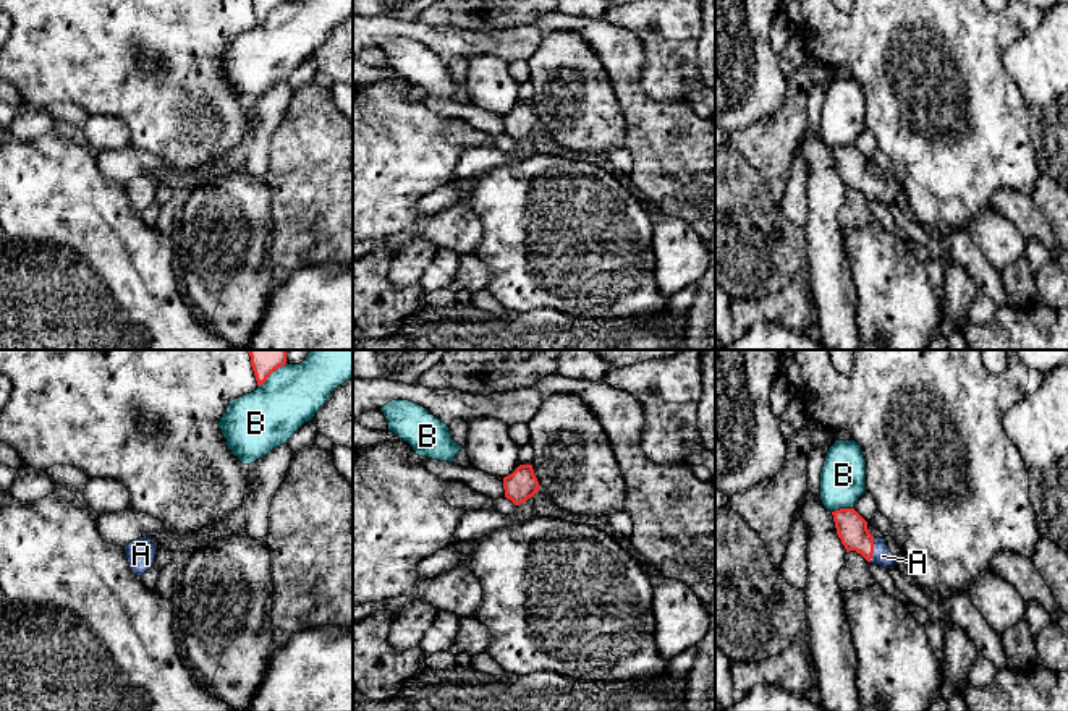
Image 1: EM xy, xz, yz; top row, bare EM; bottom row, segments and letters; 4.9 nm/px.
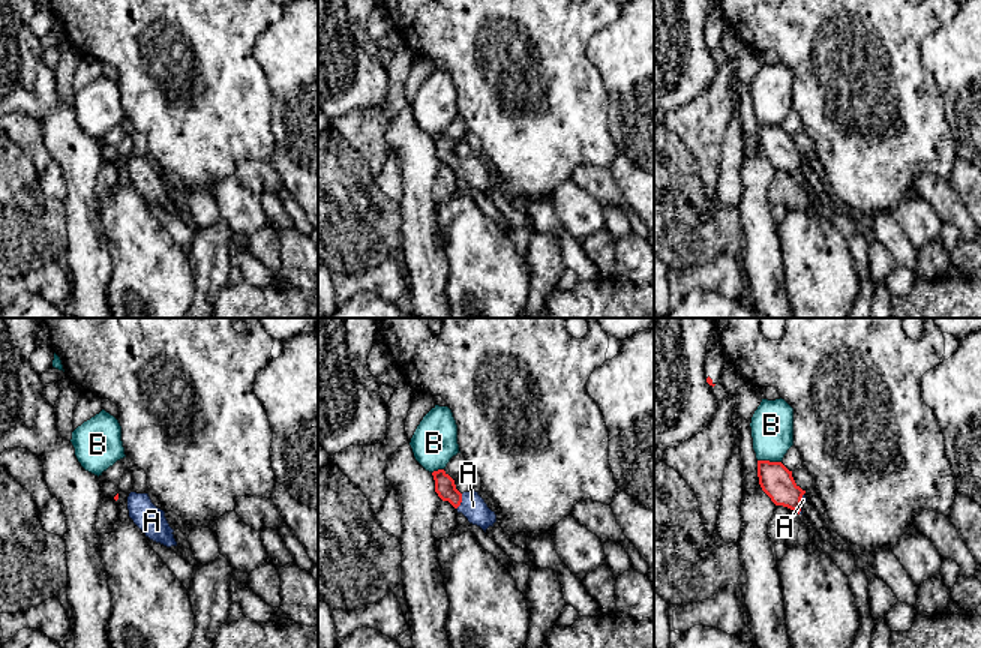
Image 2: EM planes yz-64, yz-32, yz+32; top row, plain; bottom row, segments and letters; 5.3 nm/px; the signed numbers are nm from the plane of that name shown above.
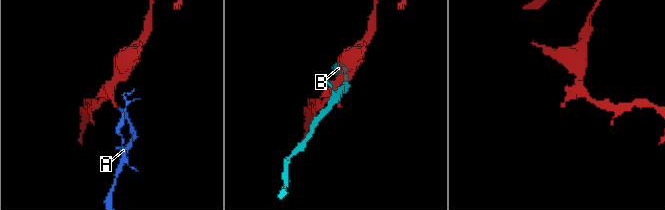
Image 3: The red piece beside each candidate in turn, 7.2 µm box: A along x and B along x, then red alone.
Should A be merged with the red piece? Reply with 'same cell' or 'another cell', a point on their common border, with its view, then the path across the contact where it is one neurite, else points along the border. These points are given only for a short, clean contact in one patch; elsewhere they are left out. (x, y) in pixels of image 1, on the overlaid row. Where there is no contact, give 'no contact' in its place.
same cell | yz (873, 549) | across yz (851, 528), (873, 549), (882, 556)

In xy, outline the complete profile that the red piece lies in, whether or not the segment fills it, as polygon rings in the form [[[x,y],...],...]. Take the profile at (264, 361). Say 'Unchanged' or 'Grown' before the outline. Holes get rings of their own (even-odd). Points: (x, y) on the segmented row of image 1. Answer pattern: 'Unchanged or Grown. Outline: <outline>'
Unchanged. Outline: [[[248,350],[257,385],[262,385],[275,369],[286,364],[286,351],[288,350]]]

